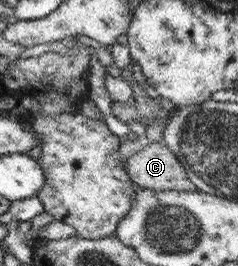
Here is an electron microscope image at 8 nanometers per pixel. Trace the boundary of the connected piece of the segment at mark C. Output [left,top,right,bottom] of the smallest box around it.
[128,142,196,191]

